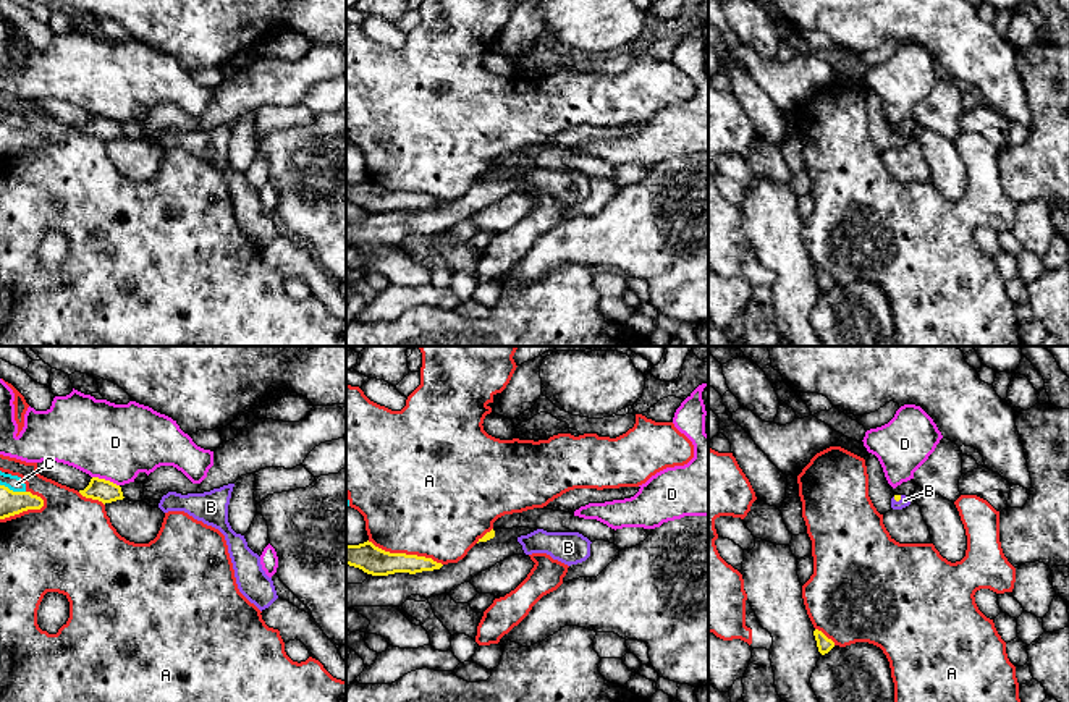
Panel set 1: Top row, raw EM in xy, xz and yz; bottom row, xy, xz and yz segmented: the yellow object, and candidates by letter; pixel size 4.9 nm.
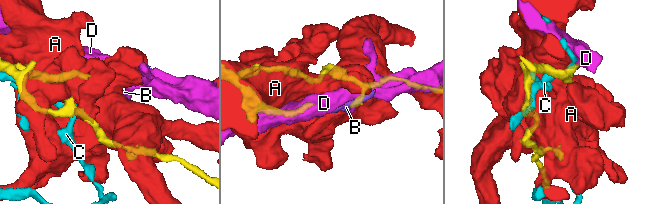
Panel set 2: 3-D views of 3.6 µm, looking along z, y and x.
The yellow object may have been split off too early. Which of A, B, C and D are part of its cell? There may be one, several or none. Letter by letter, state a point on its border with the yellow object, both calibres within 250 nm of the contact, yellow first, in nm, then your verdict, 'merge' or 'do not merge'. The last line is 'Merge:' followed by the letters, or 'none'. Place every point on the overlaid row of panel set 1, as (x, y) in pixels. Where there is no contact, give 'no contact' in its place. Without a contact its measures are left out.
A: xz (405, 553) | 140/500 nm | do not merge
B: yz (898, 500) | 30/50 nm | merge
C: xy (12, 490) | 120/80 nm | do not merge
D: xy (104, 479) | 110/380 nm | do not merge
Merge: B

